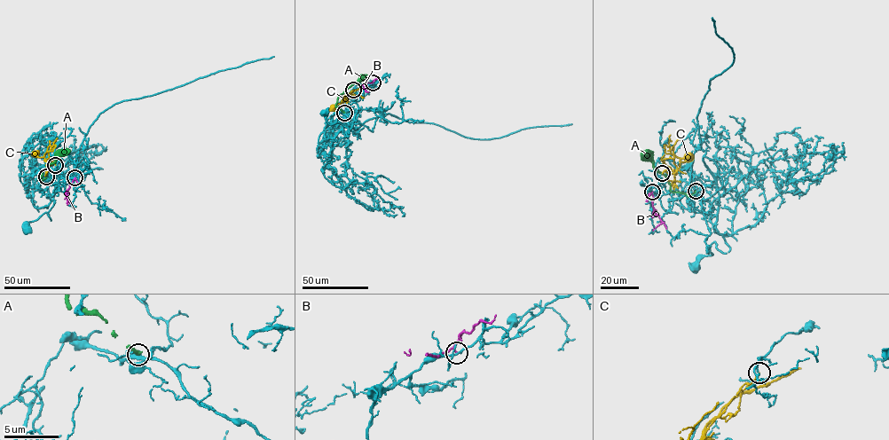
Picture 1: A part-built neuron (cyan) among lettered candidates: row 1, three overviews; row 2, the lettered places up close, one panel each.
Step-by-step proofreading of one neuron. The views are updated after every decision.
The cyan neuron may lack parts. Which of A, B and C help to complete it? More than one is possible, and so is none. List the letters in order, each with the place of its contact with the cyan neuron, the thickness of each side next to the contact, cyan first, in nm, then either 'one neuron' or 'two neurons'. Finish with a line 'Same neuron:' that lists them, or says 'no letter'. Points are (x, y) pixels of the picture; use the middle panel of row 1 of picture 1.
A: meets cyan at (344, 113); 480 nm thick on the cyan side, 340 nm on the other; two neurons
B: meets cyan at (373, 82); 150 nm thick on the cyan side, 120 nm on the other; two neurons
C: meets cyan at (353, 90); 110 nm thick on the cyan side, 140 nm on the other; two neurons
Same neuron: no letter

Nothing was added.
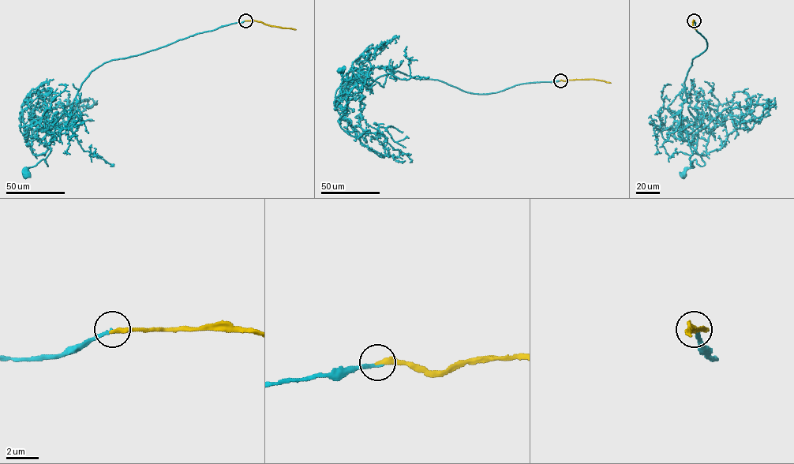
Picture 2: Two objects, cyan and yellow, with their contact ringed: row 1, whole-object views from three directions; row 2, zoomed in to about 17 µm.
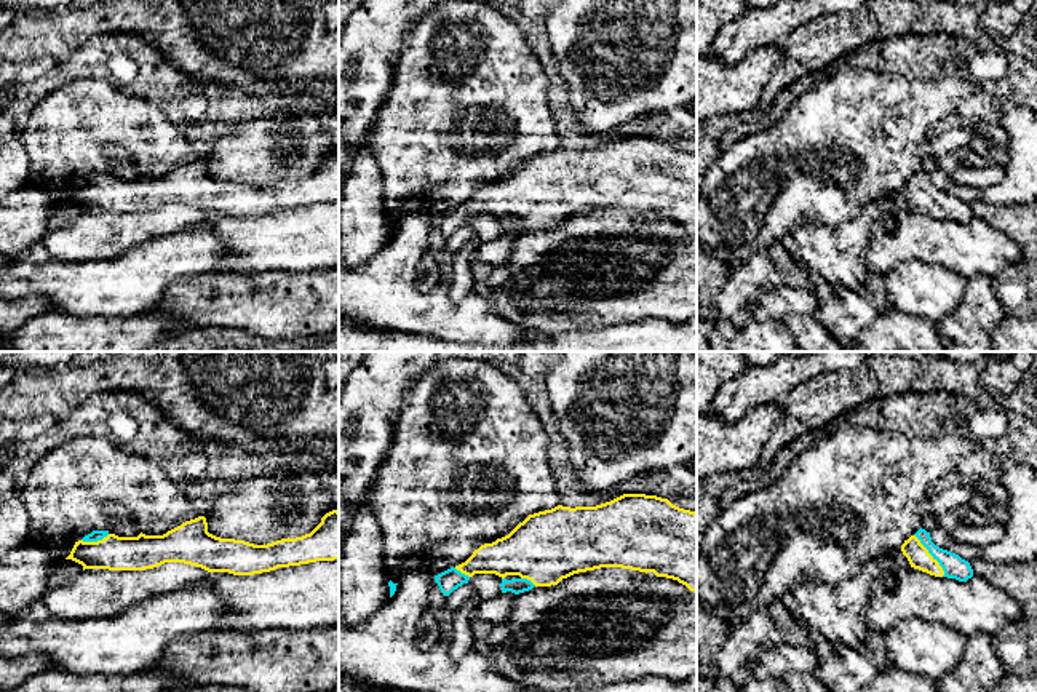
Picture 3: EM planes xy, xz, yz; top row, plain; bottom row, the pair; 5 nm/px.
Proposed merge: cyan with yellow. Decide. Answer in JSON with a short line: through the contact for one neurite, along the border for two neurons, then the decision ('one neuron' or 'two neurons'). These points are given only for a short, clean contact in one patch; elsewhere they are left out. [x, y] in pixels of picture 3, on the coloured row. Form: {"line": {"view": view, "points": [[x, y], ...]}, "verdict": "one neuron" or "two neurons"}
{"verdict": "one neuron"}

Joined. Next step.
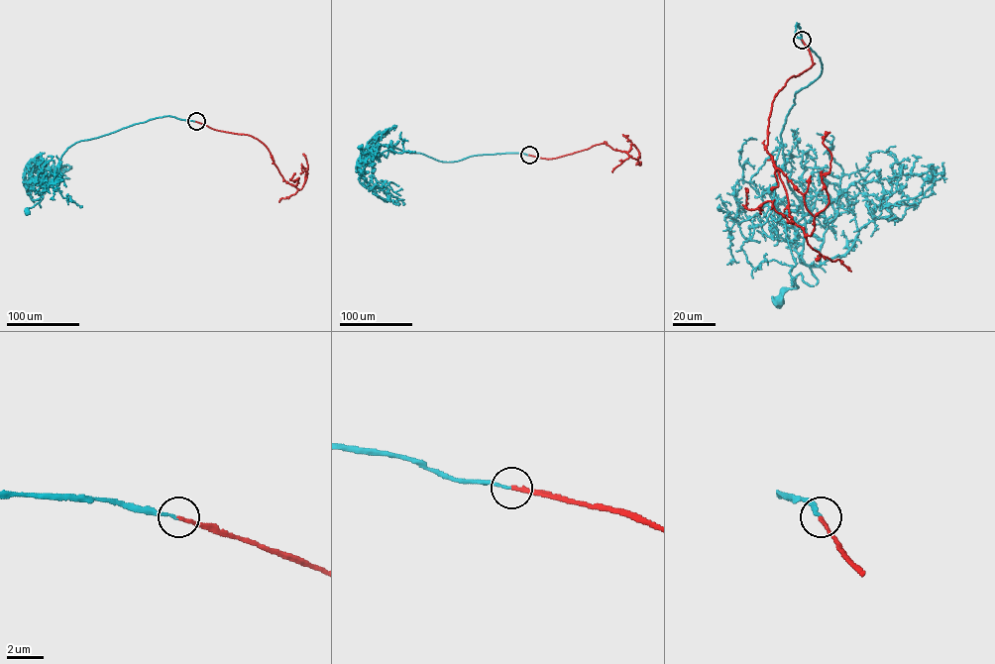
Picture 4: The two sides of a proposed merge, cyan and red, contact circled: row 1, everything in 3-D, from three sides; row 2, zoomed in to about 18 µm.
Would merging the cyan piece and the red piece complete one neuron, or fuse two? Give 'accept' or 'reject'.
accept

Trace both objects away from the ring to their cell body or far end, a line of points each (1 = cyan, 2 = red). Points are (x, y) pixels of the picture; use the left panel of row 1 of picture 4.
1: (195, 121), (164, 116), (76, 142), (67, 149), (55, 169), (48, 176), (41, 207), (37, 202), (27, 212)
2: (195, 121), (215, 130), (257, 139), (268, 149), (283, 179), (299, 189), (305, 180), (307, 168), (303, 154)

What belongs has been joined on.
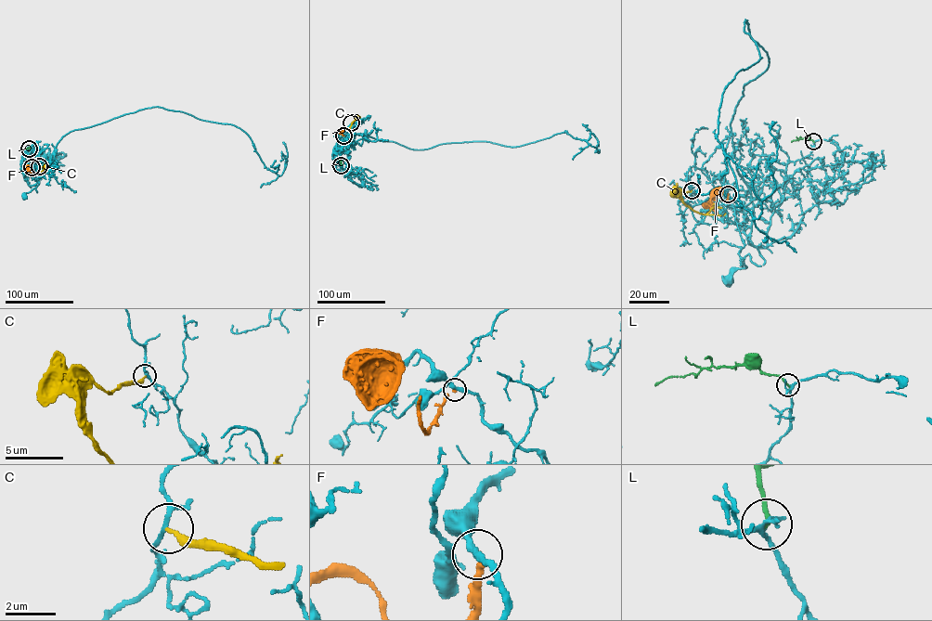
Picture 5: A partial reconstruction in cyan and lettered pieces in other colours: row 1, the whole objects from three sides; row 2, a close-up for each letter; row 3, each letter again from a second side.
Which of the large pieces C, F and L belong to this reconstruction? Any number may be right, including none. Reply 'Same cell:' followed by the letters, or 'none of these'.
Same cell: L

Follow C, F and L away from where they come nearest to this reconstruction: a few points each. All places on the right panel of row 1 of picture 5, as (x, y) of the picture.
C: (691, 190), (681, 193), (682, 201), (693, 211), (705, 214), (725, 213)
F: (728, 193), (725, 200), (718, 196), (711, 198), (716, 212), (706, 202), (714, 191), (720, 188)
L: (814, 142), (806, 138), (791, 142)

